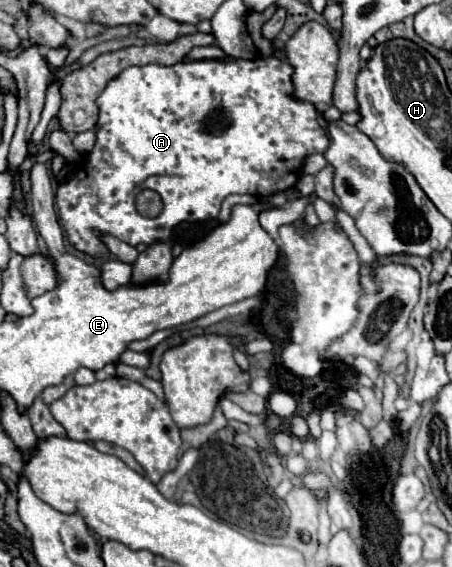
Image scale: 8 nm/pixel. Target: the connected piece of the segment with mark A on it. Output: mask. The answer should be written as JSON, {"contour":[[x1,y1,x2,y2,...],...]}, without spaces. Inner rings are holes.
{"contour":[[263,57,263,59,255,59,255,61,243,61,243,59,223,59,223,61,181,61,177,65,165,67,165,65,143,65,143,67,127,67,125,71,121,71,117,77,113,77,107,87,103,89,103,93,97,99,99,105,99,119,95,123,95,147,91,153,85,155,81,169,77,173,73,173,71,177,67,177,65,181,61,181,55,199,57,199,57,209,59,209,59,217,61,217,61,225,67,233,69,243,81,251,87,253,91,257,107,257,109,251,105,247,105,243,101,241,101,235,113,235,129,245,153,245,155,241,169,241,171,239,171,229,183,221,189,223,199,223,199,221,211,221,217,219,219,209,221,209,221,201,227,195,233,193,247,193,253,197,269,197,277,191,285,191,289,187,293,187,297,183,297,179,301,177,301,167,305,157,313,155,313,153,325,153,329,147,329,137,325,133,325,129,317,123,317,111,311,103,301,101,291,97,293,93,293,83,291,83,291,73,293,67,287,61,279,61,275,57],[143,189,153,189,161,195,163,199,163,211,159,217,155,219,147,219,141,217,135,209,135,195]]}

